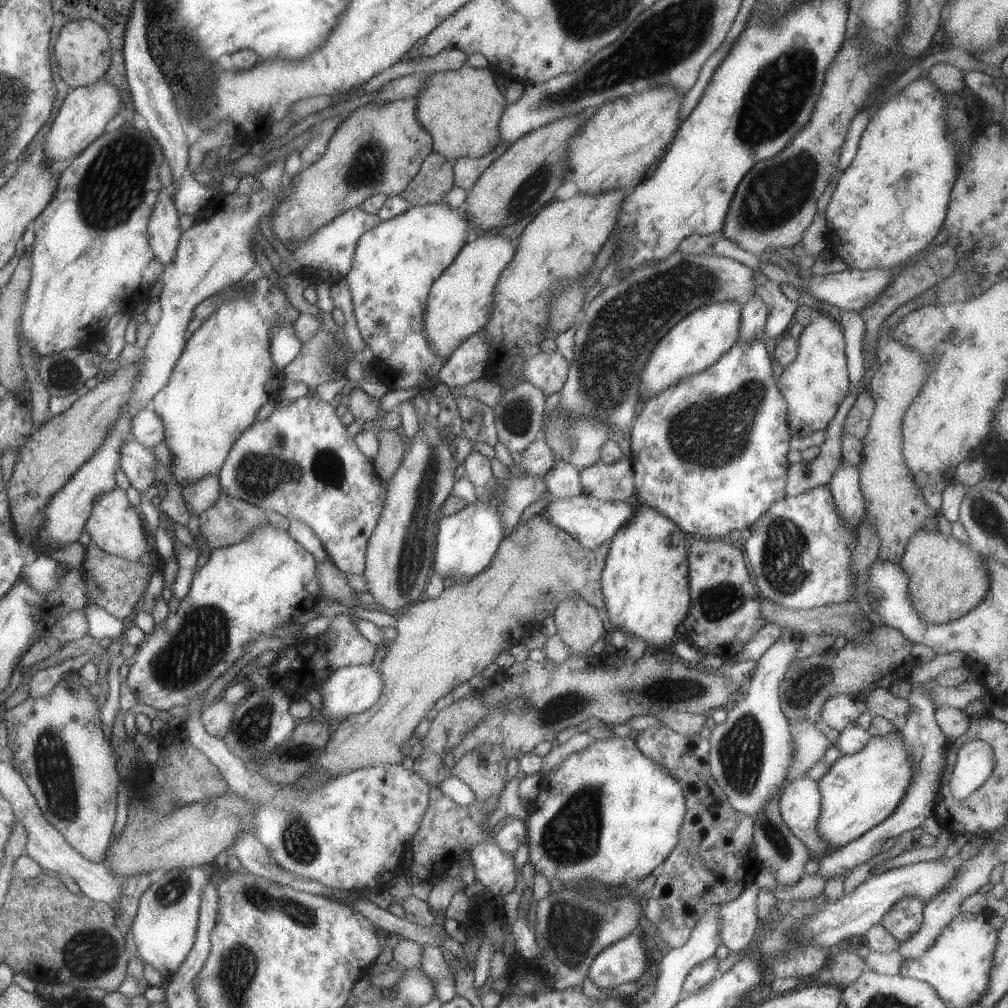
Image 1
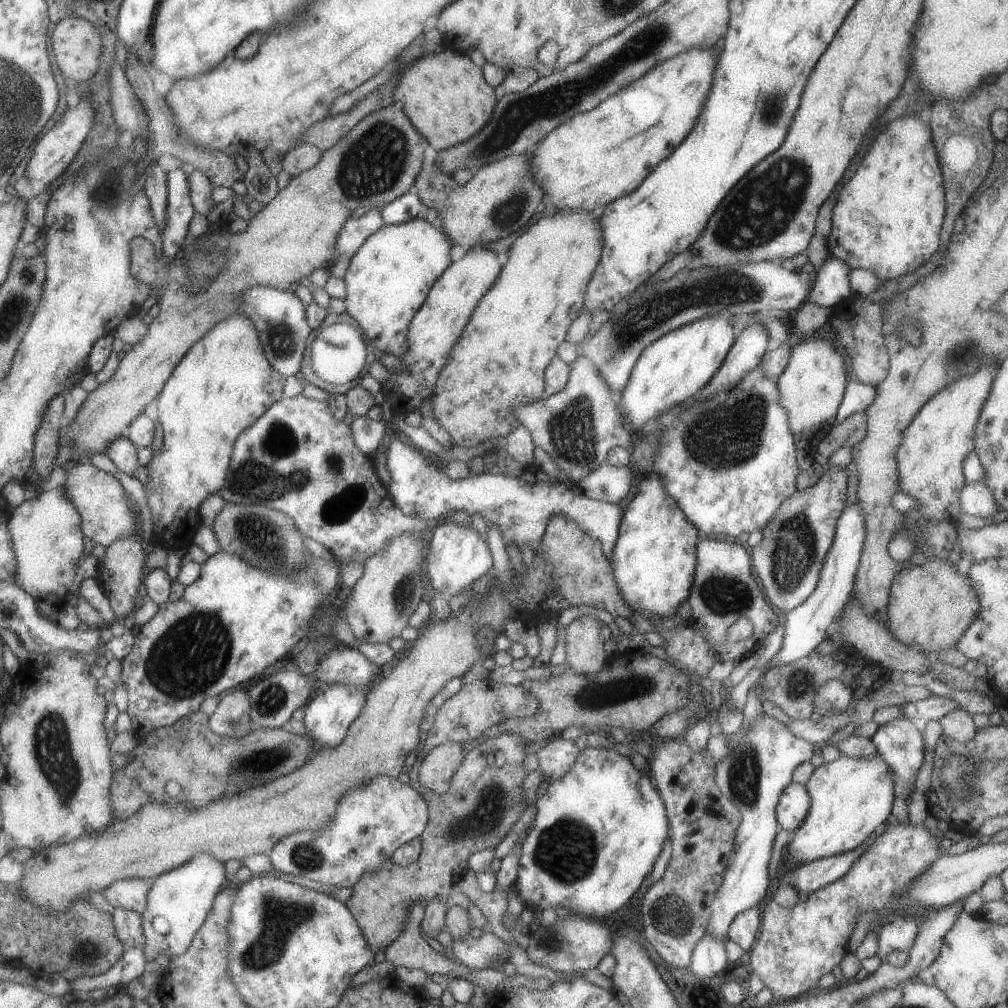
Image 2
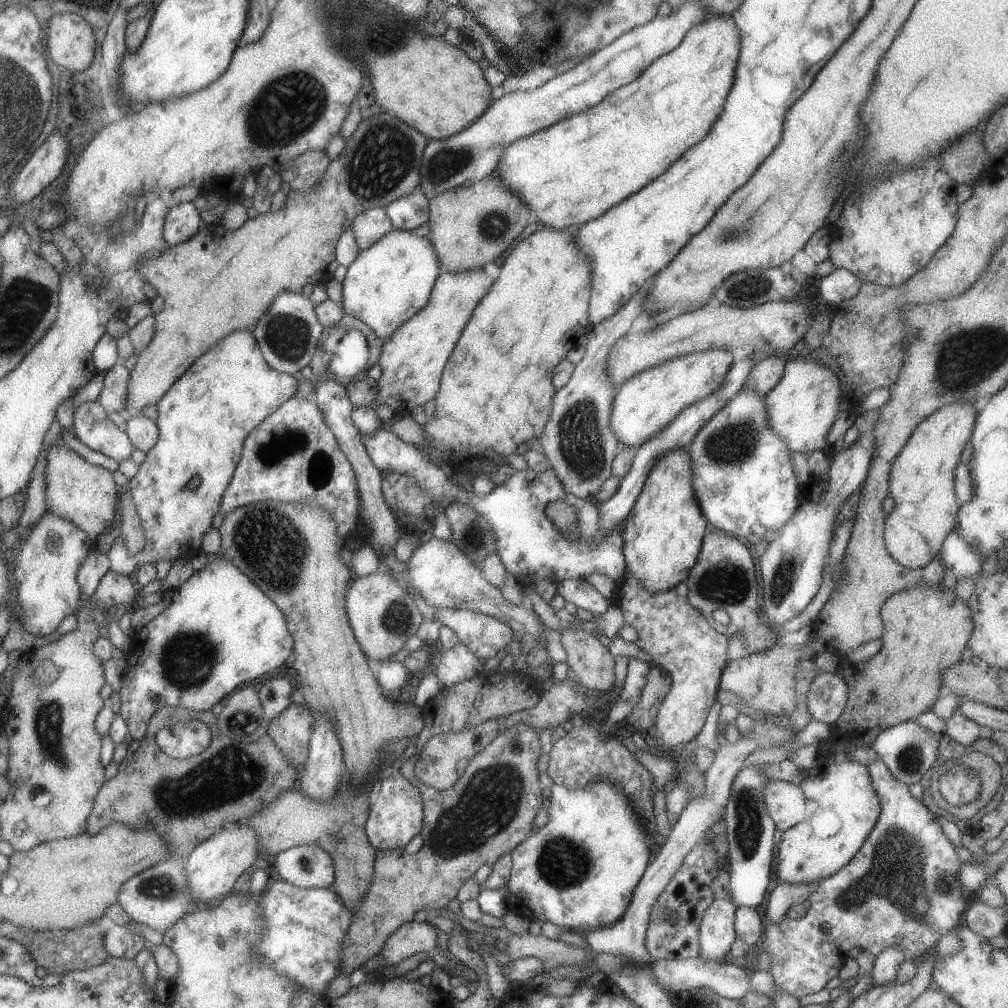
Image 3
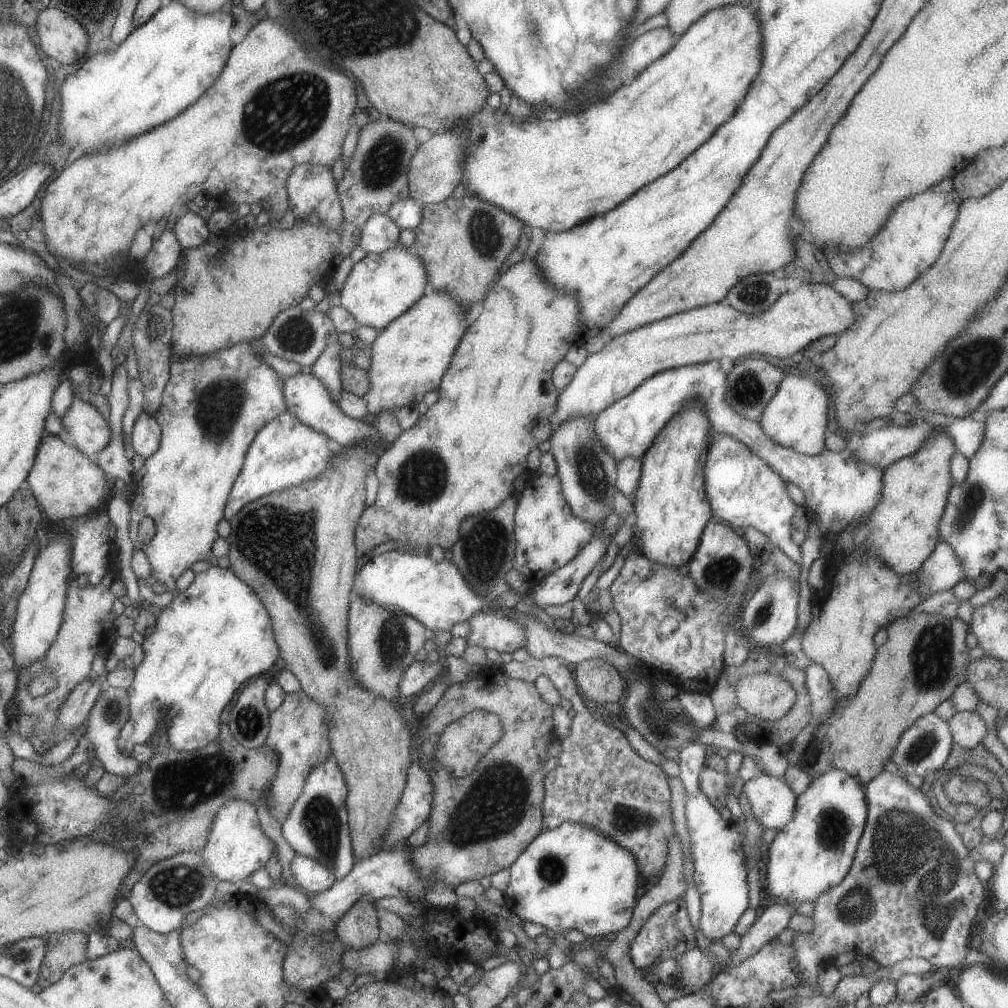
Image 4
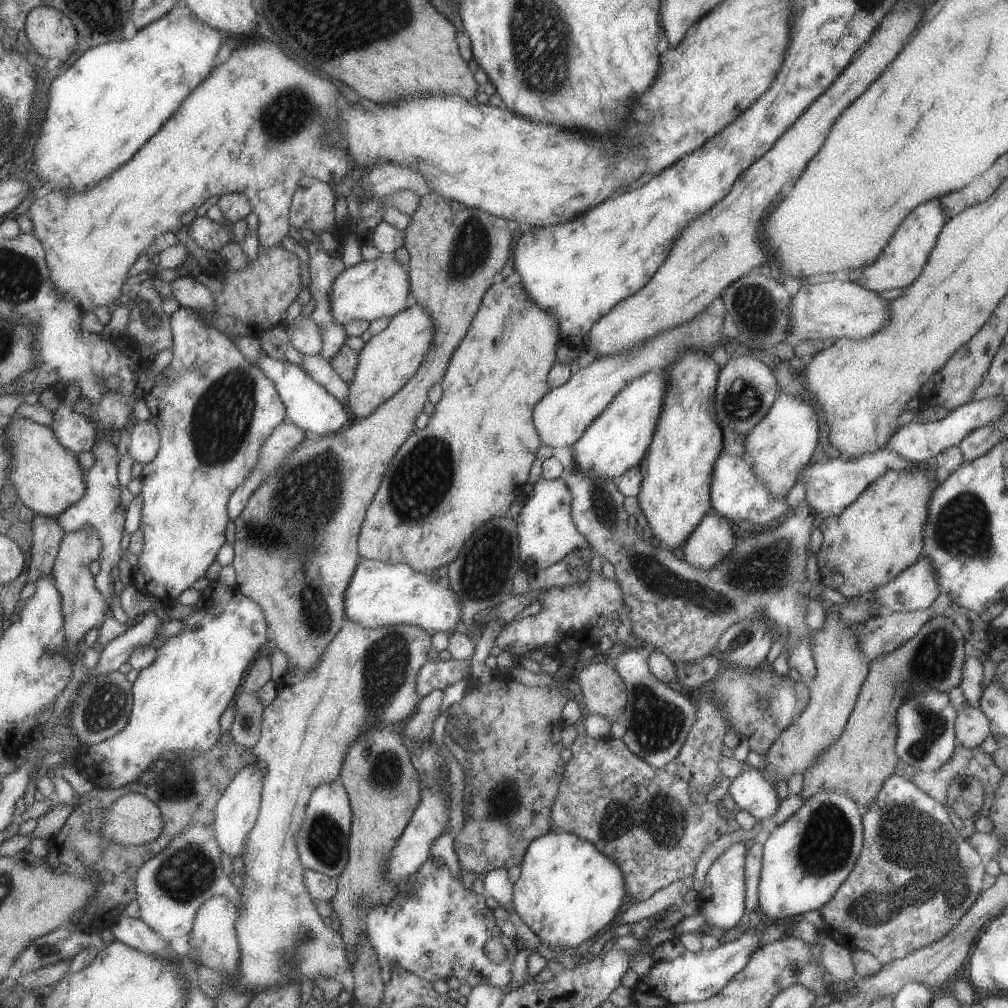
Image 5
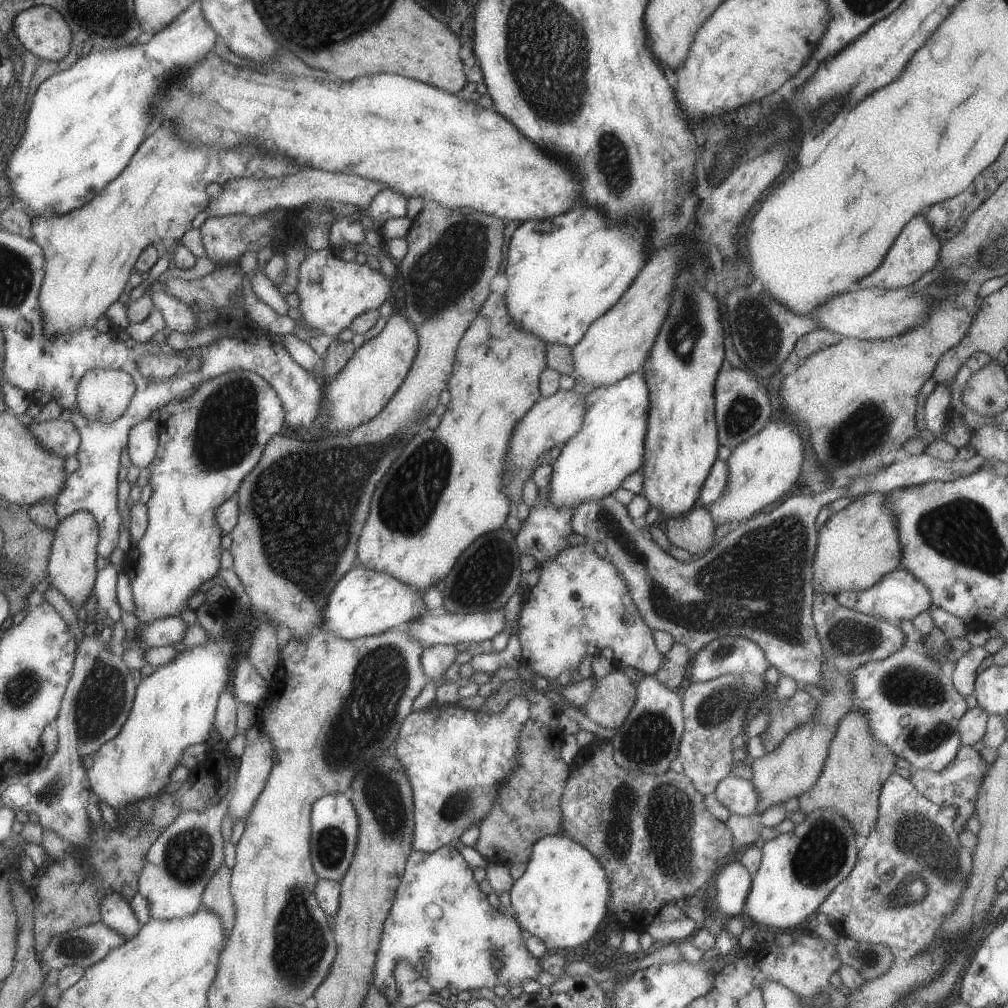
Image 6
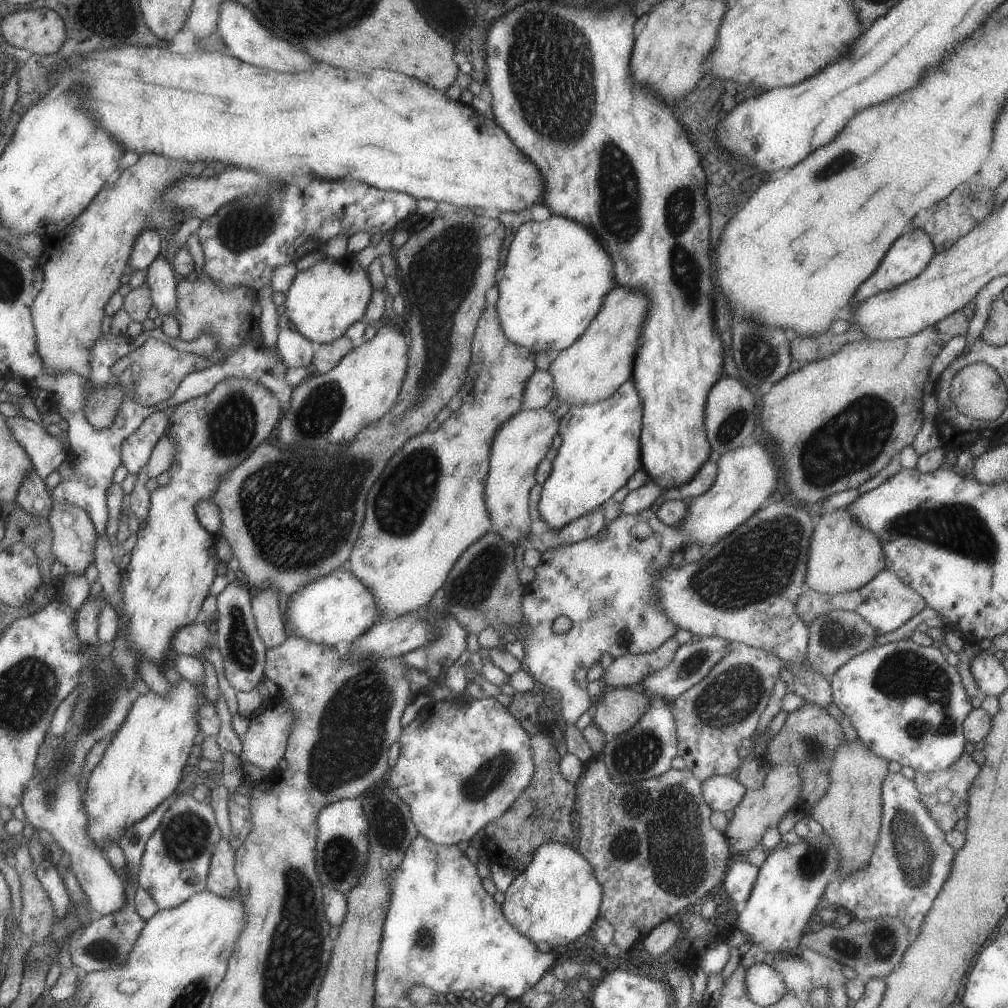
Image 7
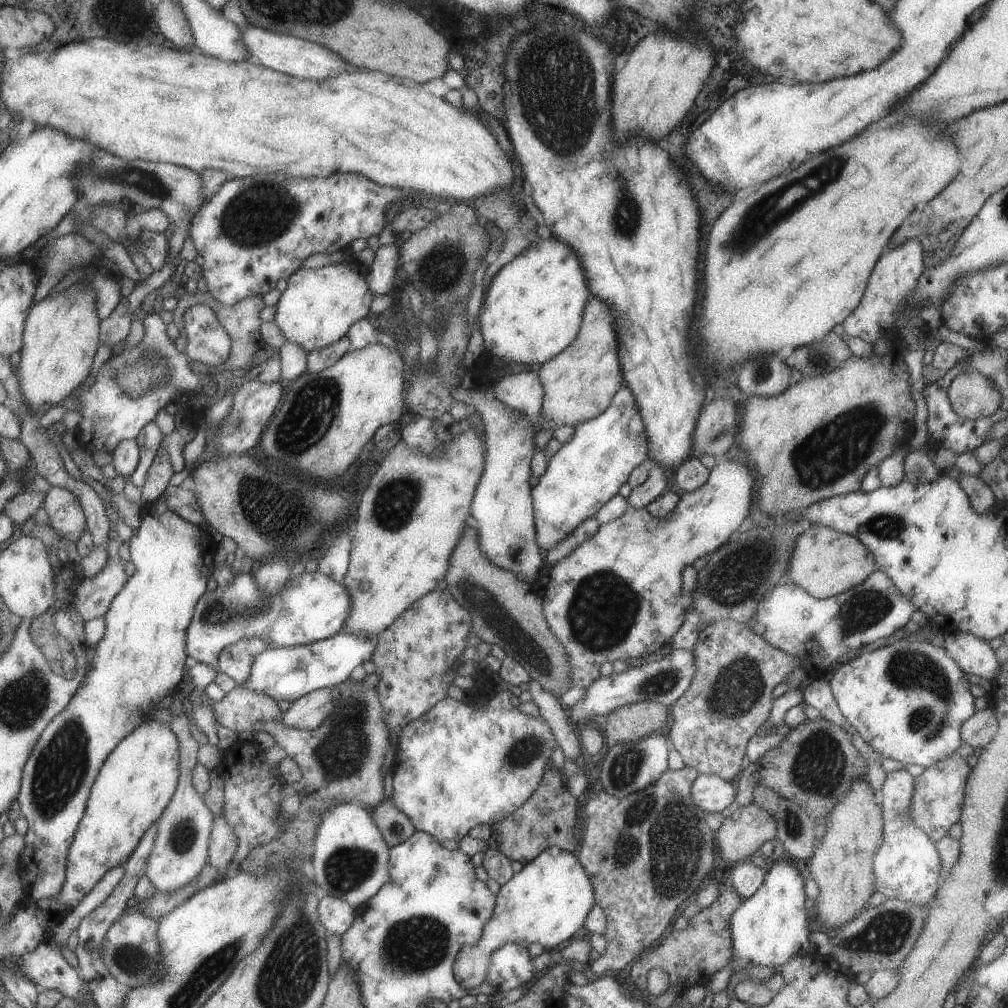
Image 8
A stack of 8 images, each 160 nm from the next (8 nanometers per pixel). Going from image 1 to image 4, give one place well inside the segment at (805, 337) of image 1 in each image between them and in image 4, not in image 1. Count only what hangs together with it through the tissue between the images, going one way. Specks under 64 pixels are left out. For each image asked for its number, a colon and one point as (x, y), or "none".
2: (810, 389)
3: (801, 407)
4: (796, 417)

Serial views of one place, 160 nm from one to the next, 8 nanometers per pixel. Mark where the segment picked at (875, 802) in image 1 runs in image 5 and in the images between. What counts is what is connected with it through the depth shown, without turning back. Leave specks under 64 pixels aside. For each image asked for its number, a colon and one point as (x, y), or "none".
2: (850, 798)
3: (841, 807)
4: (815, 849)
5: (805, 859)

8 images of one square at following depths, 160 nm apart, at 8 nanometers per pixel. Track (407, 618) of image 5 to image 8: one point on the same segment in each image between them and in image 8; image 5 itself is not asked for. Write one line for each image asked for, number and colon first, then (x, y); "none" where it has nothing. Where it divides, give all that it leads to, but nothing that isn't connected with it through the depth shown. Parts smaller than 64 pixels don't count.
6: (364, 602)
7: (335, 608)
8: (310, 606)

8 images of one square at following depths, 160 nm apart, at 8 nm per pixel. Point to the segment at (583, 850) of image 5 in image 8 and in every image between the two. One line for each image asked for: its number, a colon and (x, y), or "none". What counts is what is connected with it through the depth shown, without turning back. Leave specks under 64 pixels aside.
6: (561, 898)
7: (556, 899)
8: (546, 902)

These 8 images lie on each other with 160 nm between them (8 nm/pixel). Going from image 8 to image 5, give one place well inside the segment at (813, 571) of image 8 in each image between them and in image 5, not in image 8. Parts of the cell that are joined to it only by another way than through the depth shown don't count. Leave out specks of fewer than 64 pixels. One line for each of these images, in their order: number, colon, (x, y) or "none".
5: (875, 538)
6: (856, 547)
7: (842, 556)

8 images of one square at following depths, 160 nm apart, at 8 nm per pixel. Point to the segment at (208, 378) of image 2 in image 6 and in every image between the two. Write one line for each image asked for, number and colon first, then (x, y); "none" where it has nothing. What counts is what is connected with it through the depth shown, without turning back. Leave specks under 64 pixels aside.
3: (203, 418)
4: (212, 406)
5: (212, 409)
6: (206, 444)

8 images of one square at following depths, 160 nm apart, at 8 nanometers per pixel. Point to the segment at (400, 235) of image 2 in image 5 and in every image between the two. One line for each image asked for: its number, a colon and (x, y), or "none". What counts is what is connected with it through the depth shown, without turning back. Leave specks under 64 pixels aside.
3: (389, 282)
4: (382, 286)
5: (373, 289)

